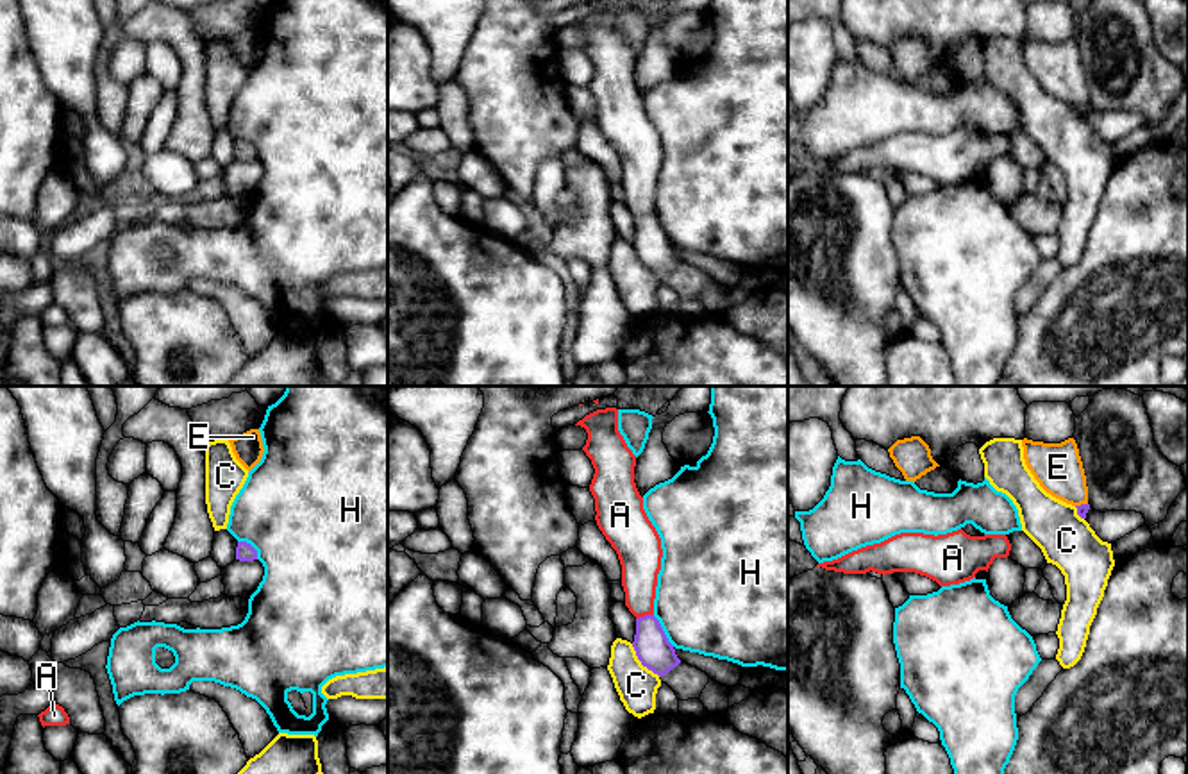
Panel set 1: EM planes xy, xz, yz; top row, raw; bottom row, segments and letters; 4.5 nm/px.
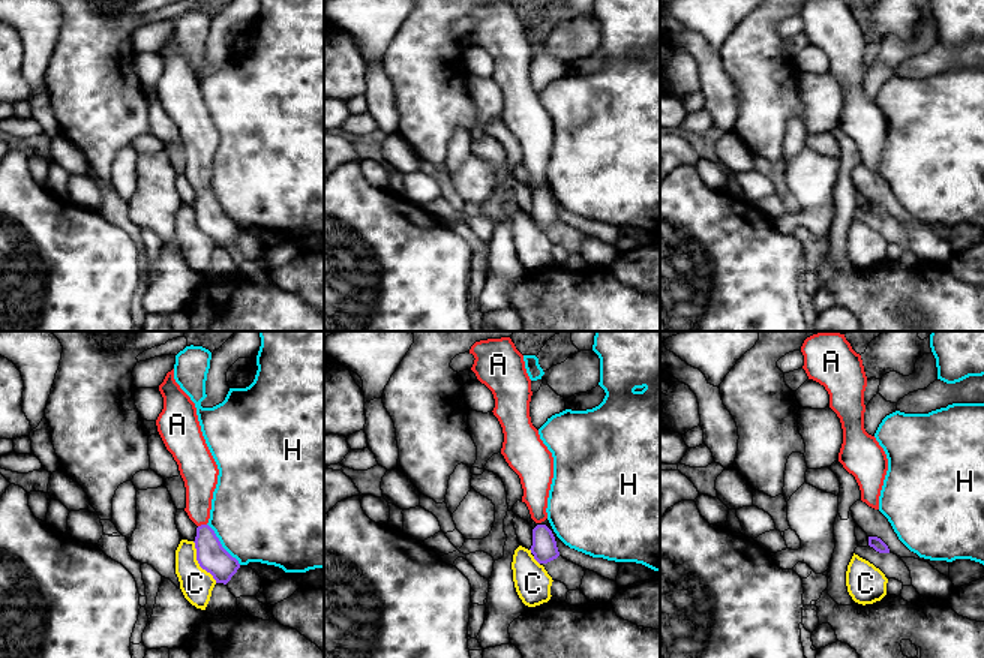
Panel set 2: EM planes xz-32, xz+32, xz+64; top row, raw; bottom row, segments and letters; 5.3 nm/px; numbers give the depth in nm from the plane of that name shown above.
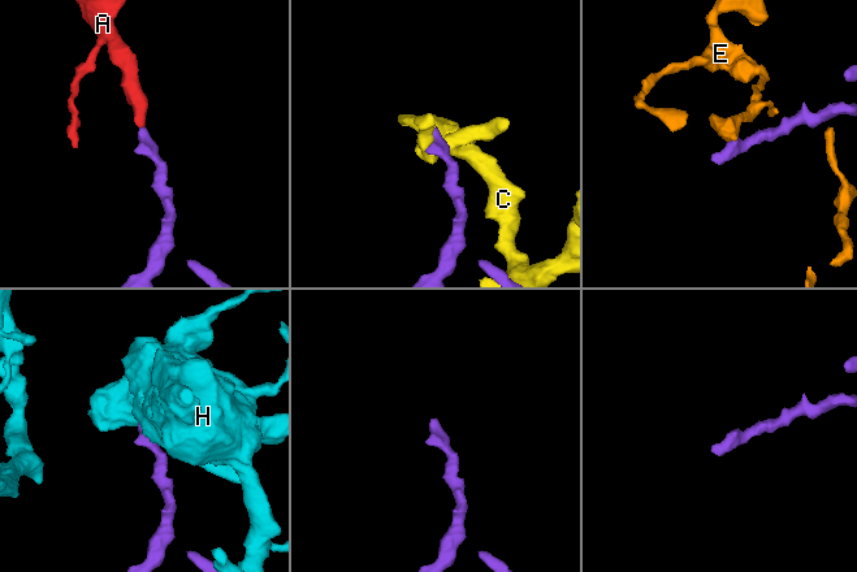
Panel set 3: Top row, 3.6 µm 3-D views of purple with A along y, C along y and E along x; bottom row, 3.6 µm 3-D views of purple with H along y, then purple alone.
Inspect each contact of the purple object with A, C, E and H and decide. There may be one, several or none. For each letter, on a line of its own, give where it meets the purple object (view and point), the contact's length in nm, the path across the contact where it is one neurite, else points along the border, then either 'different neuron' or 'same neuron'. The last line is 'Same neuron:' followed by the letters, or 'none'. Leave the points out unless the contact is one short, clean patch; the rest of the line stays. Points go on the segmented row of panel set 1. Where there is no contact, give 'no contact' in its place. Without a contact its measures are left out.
A: contact xz (645, 615); length 80 nm; way xz (654, 651), (645, 615), (640, 603), (640, 560); same neuron
C: contact xz (640, 660); length 200 nm; border xz (631, 644), (636, 658), (658, 676); different neuron
E: contact yz (1081, 504); length 60 nm; border yz (1087, 503), (1076, 506); different neuron
H: contact xz (663, 631); length 170 nm; different neuron
Same neuron: A

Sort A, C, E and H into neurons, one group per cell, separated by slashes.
A / C / E / H

